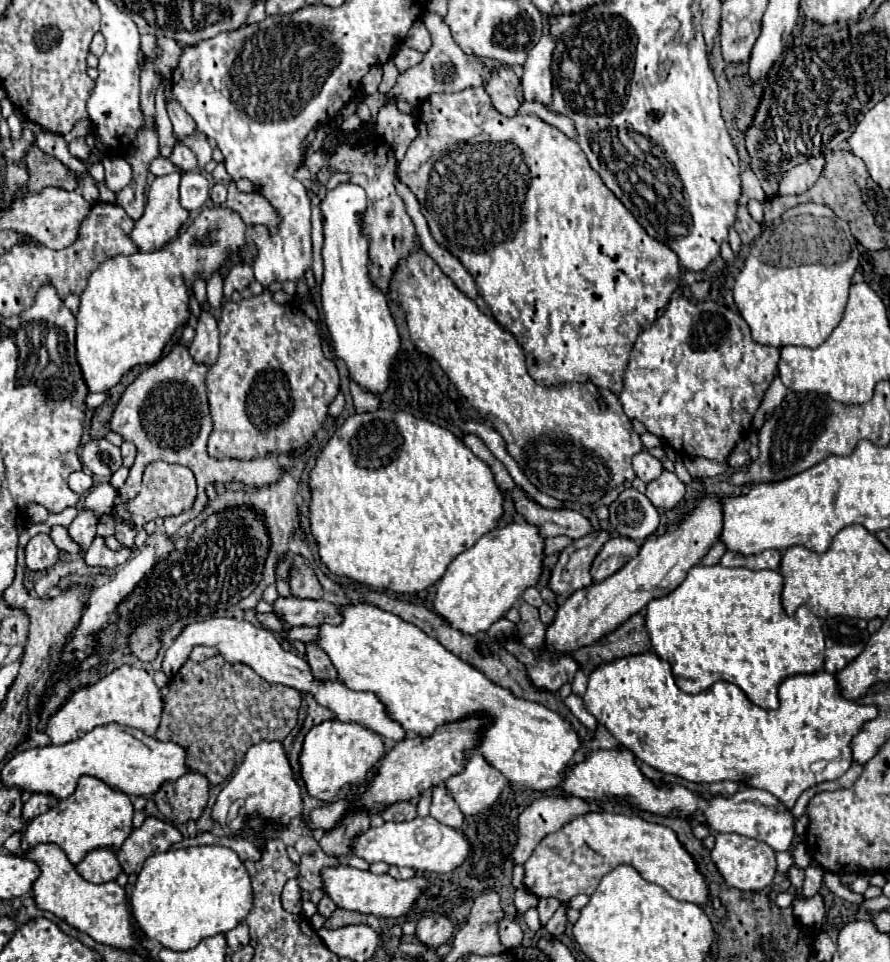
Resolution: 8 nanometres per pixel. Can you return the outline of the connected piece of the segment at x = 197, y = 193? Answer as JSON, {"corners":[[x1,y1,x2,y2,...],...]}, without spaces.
{"corners":[[183,172,179,192,183,208,199,210,209,198,209,180,203,172]]}

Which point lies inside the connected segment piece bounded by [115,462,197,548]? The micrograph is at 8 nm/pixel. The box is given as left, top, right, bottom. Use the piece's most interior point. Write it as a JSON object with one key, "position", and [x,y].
{"position":[168,489]}

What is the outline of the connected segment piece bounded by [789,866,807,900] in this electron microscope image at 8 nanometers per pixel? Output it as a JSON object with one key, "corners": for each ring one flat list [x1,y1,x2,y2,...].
{"corners":[[791,866,791,870,789,870,789,880,791,880,791,884,793,884,793,888,795,888,795,896,799,898,799,900,807,900,805,896,803,896,803,870,799,870,799,868,795,868,795,866]]}

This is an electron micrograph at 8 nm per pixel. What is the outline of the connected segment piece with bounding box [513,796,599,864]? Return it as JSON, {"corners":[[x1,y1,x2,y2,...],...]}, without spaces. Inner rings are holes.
{"corners":[[543,796,537,798,519,816,519,838,513,848,515,864,523,864,535,846,551,832,557,832,563,824,571,822,575,816,587,814,589,810,599,810,595,802,585,802,573,796]]}

